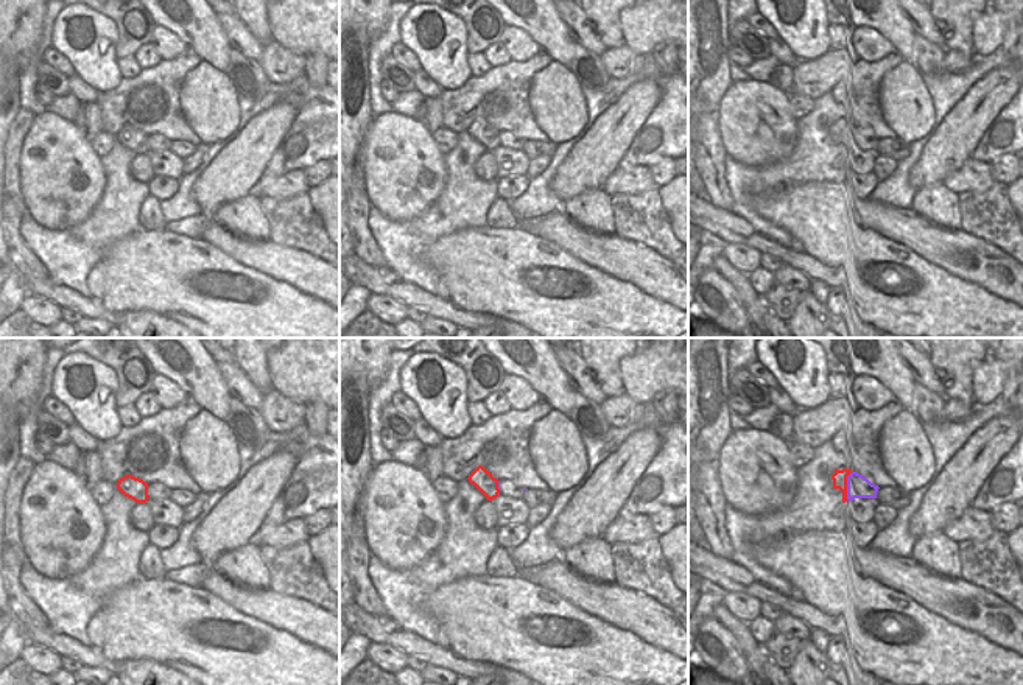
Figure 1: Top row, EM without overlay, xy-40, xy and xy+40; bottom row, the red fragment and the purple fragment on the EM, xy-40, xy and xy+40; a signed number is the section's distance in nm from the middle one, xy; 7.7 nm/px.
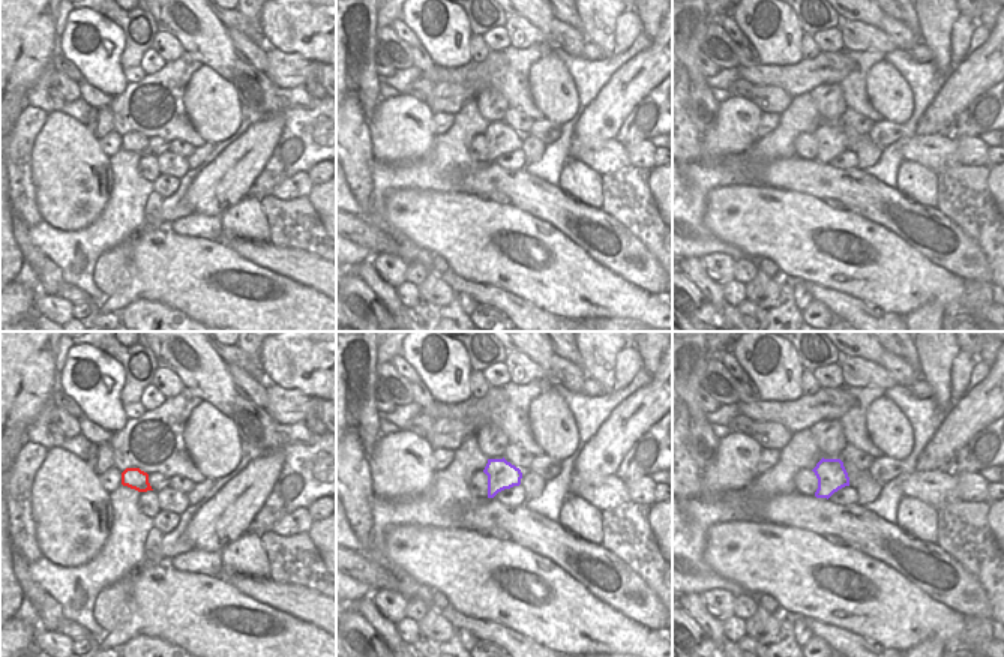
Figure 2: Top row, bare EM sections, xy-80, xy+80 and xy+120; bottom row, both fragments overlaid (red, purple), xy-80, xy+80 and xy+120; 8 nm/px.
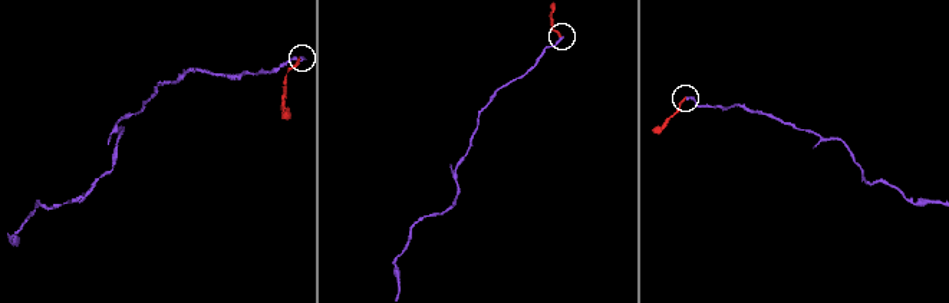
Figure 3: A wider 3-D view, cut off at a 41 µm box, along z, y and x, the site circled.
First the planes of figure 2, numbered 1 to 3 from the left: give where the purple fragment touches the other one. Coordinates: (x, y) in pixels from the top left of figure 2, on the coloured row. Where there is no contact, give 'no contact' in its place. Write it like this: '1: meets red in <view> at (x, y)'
1: no contact
2: no contact
3: no contact

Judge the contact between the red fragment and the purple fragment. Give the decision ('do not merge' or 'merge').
do not merge

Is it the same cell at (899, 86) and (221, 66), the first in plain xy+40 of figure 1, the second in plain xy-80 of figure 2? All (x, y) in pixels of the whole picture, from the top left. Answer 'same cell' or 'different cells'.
different cells

